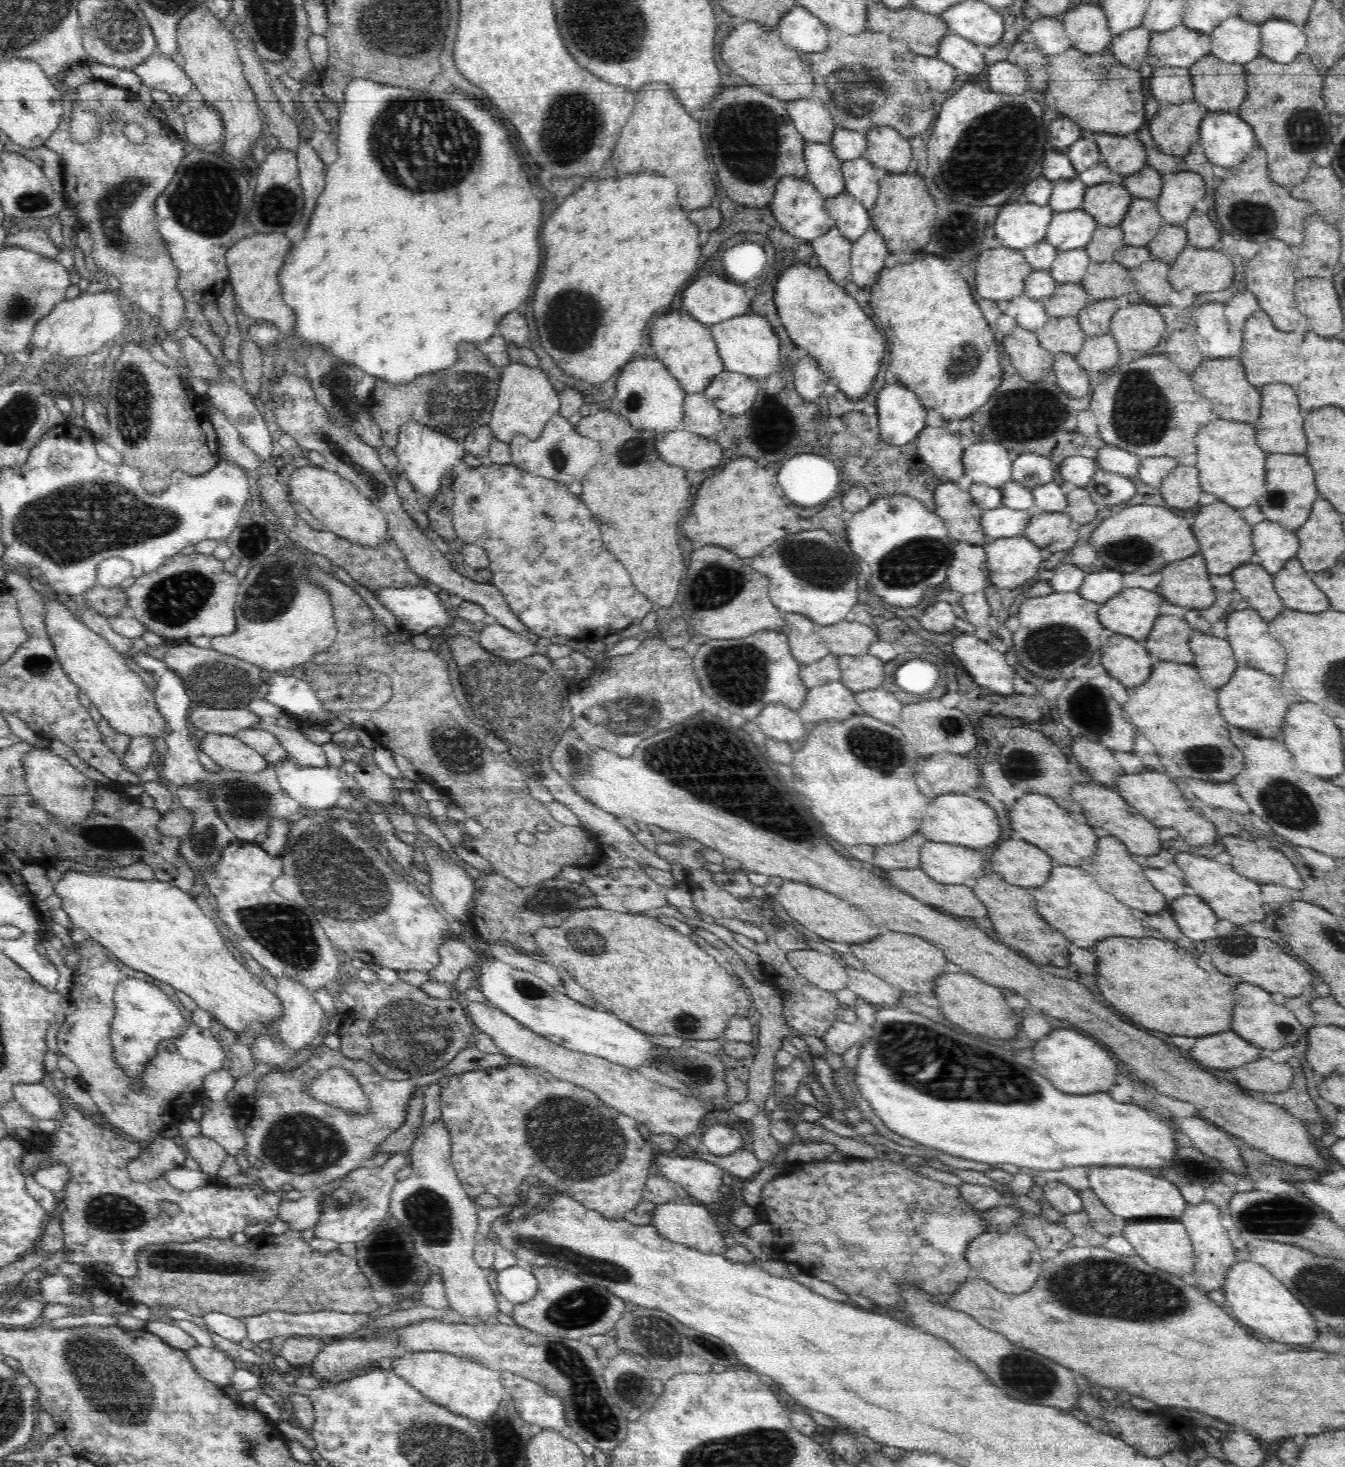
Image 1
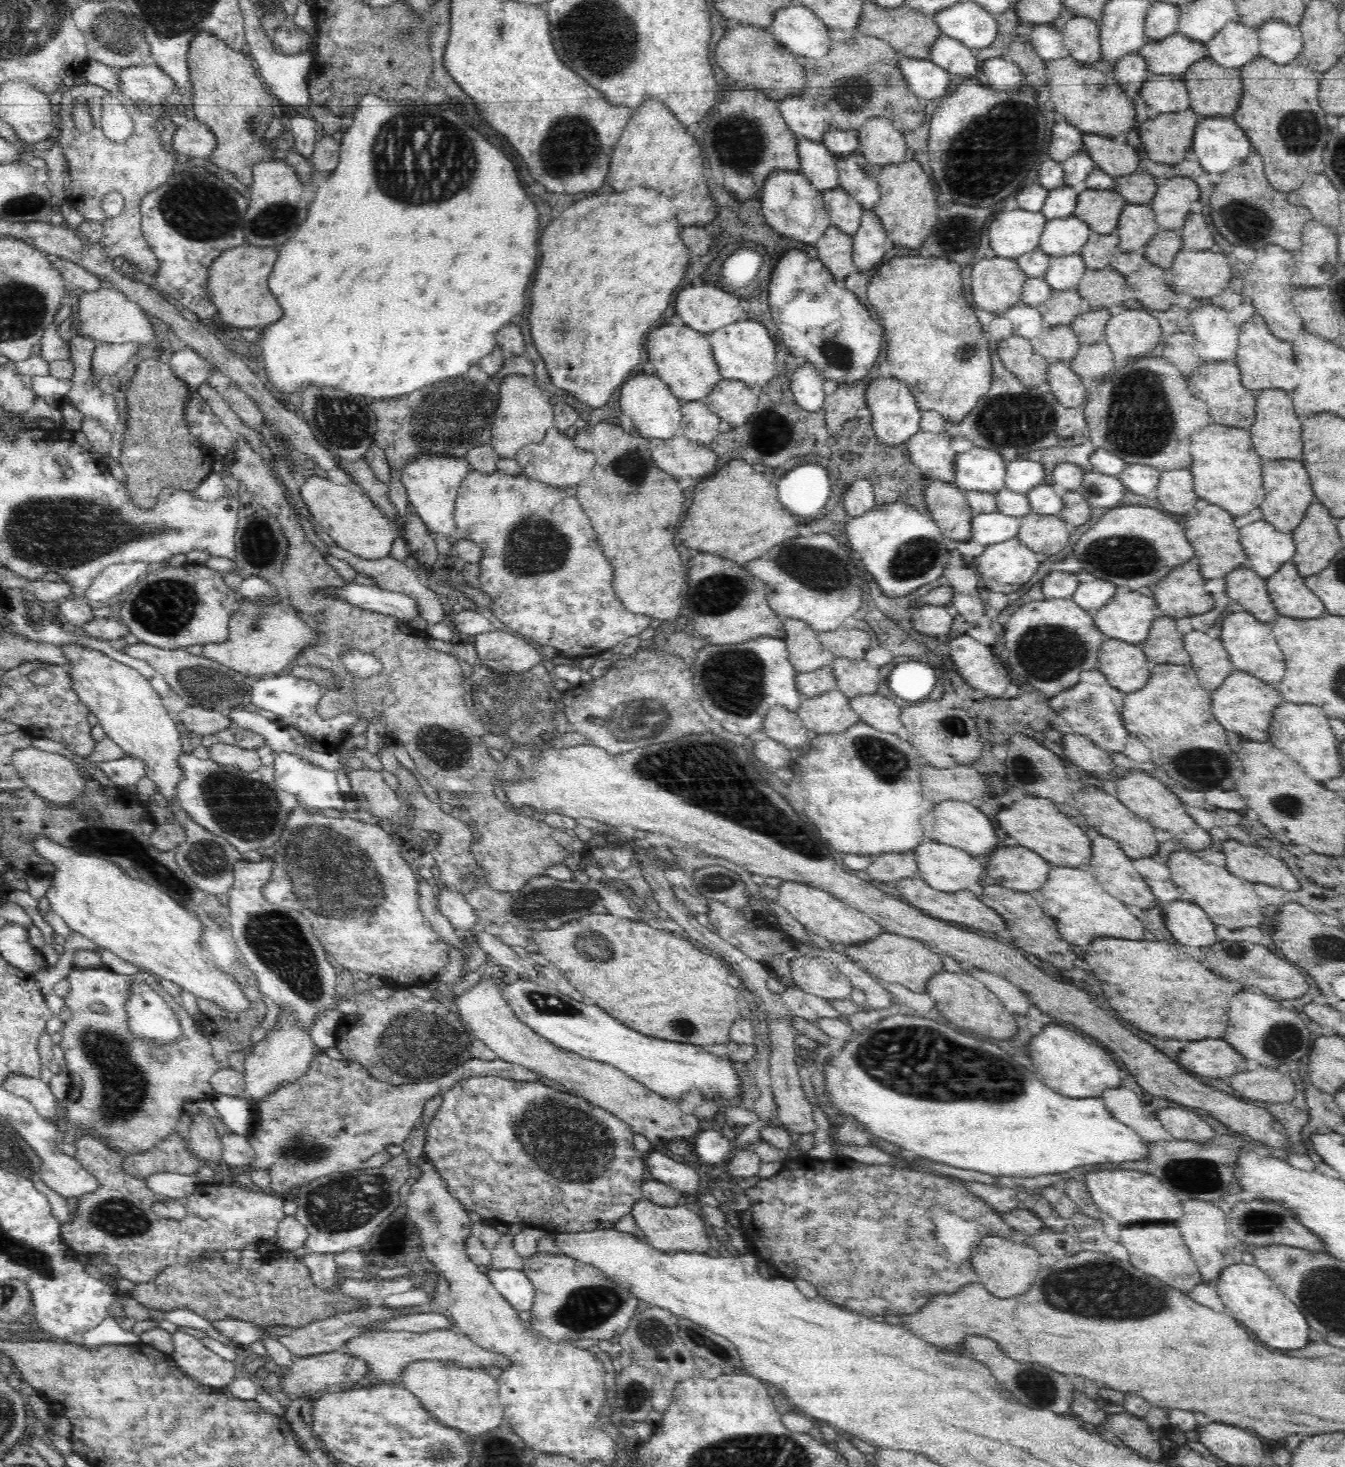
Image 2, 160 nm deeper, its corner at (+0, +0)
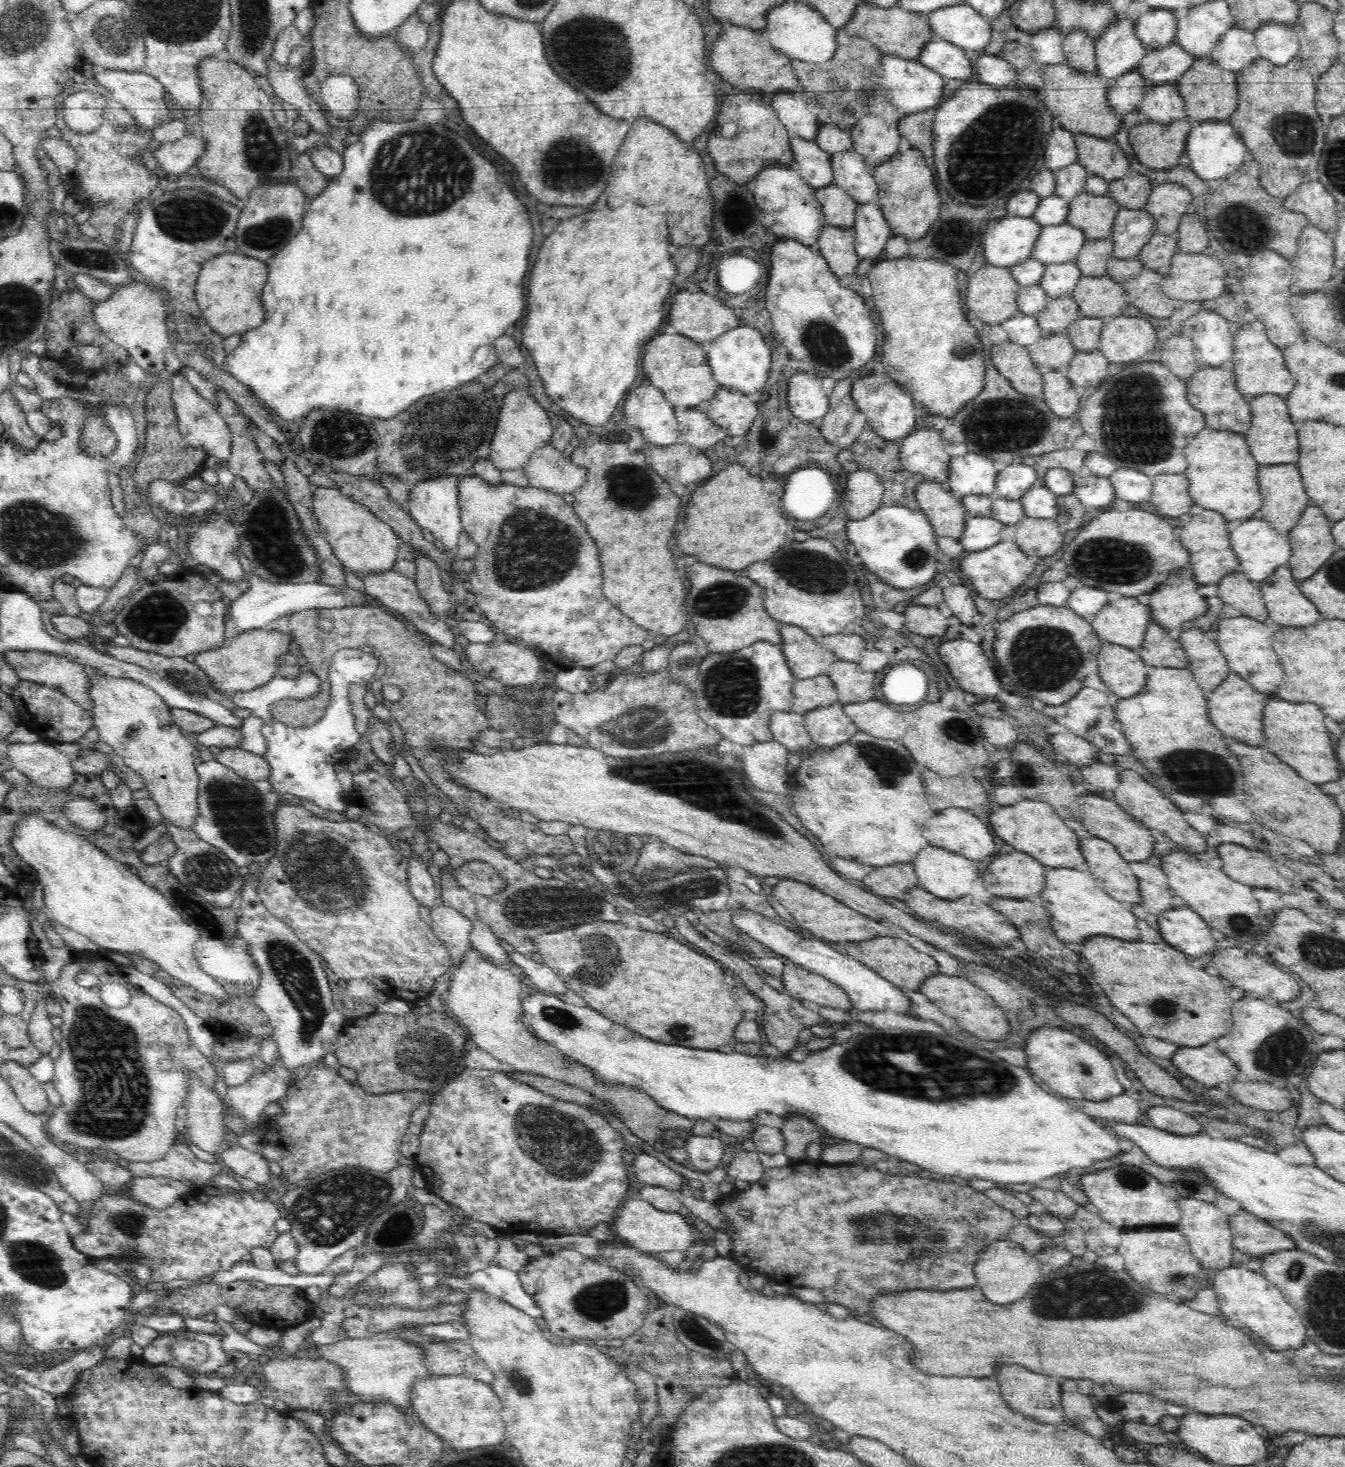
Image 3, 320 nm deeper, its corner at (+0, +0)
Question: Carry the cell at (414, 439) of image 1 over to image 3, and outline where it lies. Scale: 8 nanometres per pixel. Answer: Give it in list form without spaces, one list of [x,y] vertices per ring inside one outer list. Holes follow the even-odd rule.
[[[445,475],[416,482],[409,486],[408,503],[406,504],[411,518],[418,523],[418,526],[429,530],[446,546],[445,552],[452,556],[456,553],[458,539],[463,533],[463,526],[460,522],[459,480],[458,476]]]

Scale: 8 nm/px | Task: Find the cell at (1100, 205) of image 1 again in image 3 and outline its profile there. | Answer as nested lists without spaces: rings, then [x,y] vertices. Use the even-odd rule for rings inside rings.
[[[1081,193],[1069,202],[1068,224],[1081,229],[1086,239],[1109,239],[1120,206],[1109,197]]]

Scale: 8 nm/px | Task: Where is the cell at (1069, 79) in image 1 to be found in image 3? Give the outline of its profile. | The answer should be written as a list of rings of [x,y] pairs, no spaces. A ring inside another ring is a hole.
[[[1066,62],[1042,65],[1044,99],[1042,107],[1050,110],[1053,118],[1058,118],[1060,126],[1070,132],[1092,135],[1106,139],[1114,134],[1121,124],[1120,114],[1115,114],[1107,104],[1107,90],[1110,80],[1093,73],[1083,73]]]

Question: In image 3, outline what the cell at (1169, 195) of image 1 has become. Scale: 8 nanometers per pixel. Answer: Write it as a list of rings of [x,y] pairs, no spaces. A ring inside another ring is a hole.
[[[1166,182],[1154,186],[1143,209],[1155,218],[1157,234],[1175,235],[1186,206],[1190,204],[1193,204],[1193,197],[1188,189],[1176,182]]]

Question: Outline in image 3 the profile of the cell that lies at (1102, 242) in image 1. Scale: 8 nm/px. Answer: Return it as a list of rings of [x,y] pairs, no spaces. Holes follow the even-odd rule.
[[[1110,238],[1086,239],[1074,262],[1083,276],[1100,276],[1106,274],[1112,254],[1113,241]]]

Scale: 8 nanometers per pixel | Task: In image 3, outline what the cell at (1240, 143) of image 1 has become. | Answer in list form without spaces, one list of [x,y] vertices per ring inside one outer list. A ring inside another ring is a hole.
[[[1202,121],[1194,123],[1185,144],[1185,152],[1190,159],[1188,168],[1204,181],[1222,180],[1235,174],[1241,168],[1241,164],[1249,160],[1245,142],[1228,122]]]

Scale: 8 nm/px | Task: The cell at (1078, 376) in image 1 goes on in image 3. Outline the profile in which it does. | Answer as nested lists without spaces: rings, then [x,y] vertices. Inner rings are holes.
[[[1047,369],[1042,377],[1043,399],[1058,418],[1068,418],[1079,410],[1082,398],[1063,369]]]

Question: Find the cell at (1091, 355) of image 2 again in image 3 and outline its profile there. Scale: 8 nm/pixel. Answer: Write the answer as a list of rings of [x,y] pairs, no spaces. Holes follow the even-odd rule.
[[[1099,349],[1090,352],[1077,352],[1071,359],[1067,377],[1082,400],[1093,394],[1108,376],[1108,359]]]

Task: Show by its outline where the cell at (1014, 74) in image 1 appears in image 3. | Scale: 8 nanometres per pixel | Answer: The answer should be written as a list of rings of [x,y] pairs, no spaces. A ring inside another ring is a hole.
[[[991,54],[980,56],[978,62],[973,66],[974,74],[978,76],[978,82],[995,87],[1006,87],[1016,81],[1016,69],[1000,56]]]

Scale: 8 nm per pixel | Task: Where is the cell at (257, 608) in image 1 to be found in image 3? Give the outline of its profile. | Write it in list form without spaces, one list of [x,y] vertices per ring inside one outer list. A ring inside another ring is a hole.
[[[252,628],[242,634],[236,634],[232,639],[226,639],[223,646],[196,654],[194,662],[200,667],[208,679],[212,679],[212,687],[221,694],[234,694],[253,690],[269,682],[278,671],[278,664],[282,662],[280,656],[289,652],[293,638],[288,633],[277,630]]]

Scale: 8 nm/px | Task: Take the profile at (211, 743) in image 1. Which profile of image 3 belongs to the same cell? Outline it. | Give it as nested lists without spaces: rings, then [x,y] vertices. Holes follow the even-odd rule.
[[[234,746],[222,748],[214,758],[224,766],[234,770],[236,775],[244,780],[253,782],[270,779],[271,766],[261,755]]]

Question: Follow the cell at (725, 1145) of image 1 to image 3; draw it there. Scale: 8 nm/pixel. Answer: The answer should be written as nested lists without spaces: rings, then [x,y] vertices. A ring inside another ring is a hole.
[[[692,1136],[686,1142],[689,1167],[704,1172],[715,1170],[725,1160],[724,1144],[728,1140],[722,1138],[710,1138],[710,1136]]]

